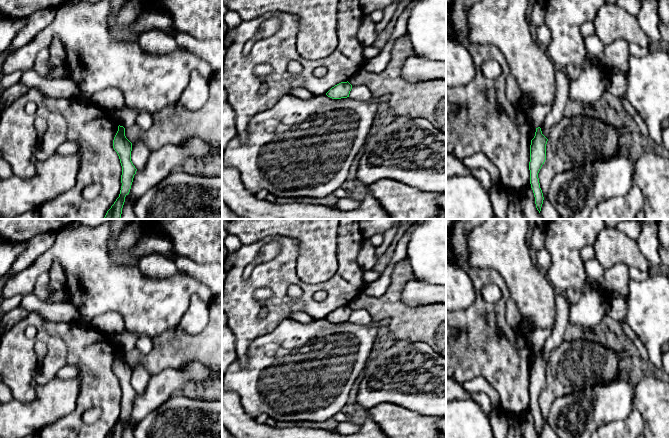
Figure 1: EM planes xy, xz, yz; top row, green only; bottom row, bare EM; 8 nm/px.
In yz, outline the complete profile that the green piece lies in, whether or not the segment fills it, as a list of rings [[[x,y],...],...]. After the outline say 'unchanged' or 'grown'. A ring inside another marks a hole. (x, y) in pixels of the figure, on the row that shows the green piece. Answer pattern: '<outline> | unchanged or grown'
[[[536,128],[535,136],[530,145],[530,184],[535,197],[537,210],[541,211],[543,204],[543,193],[540,188],[538,173],[546,160],[546,144],[548,139],[542,134],[541,128]]] | unchanged

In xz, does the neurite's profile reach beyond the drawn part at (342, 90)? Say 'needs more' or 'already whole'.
already whole

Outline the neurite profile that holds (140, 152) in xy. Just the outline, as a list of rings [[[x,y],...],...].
[[[141,141],[132,144],[131,161],[137,170],[143,170],[151,150]]]

